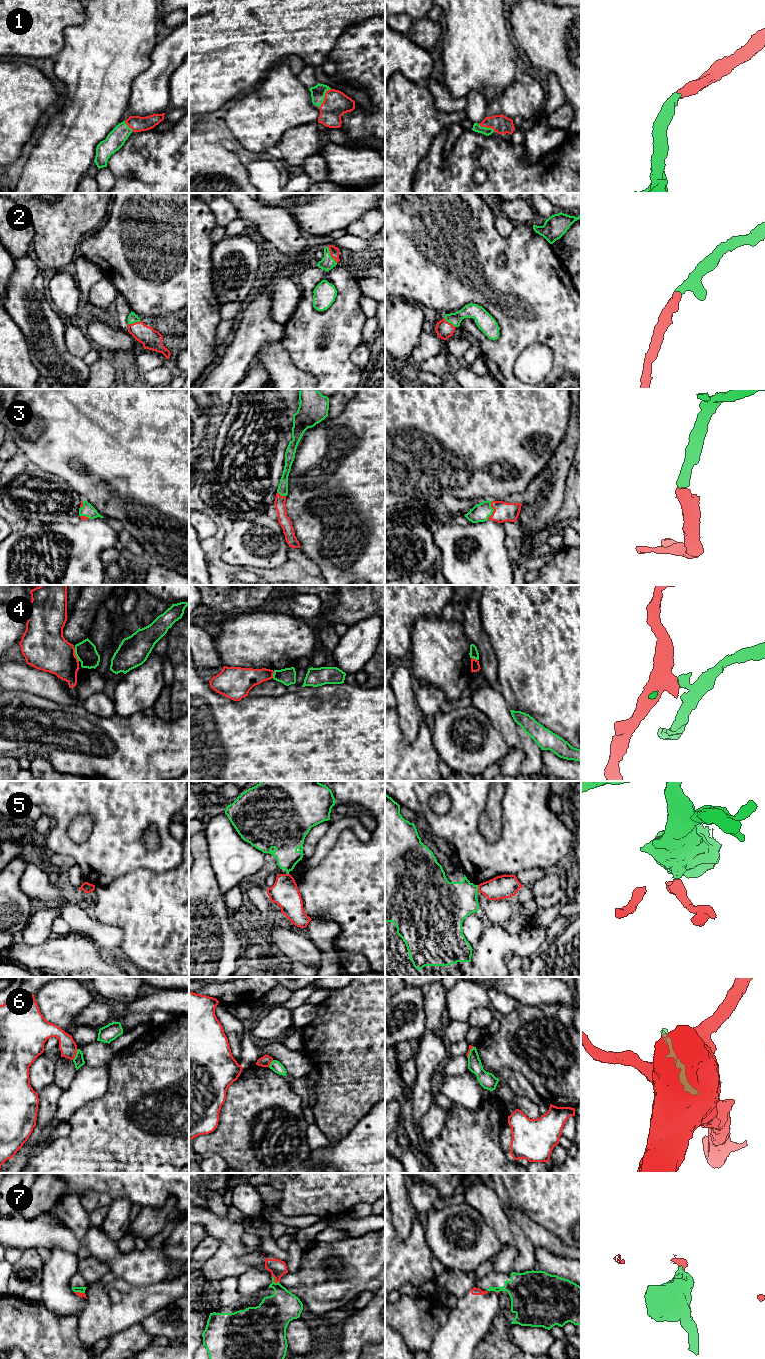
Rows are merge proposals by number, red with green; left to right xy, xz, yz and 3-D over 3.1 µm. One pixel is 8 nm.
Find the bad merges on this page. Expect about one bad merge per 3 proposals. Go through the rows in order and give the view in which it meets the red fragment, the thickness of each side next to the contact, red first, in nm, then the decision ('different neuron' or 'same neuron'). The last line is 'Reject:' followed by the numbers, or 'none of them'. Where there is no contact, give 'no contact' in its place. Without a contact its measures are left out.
1: xz | 200/110 nm | same neuron
2: xz | 80/110 nm | same neuron
3: yz | 160/140 nm | same neuron
4: xy | 360/170 nm | different neuron
5: yz | 190/340 nm | different neuron
6: xy | 140/80 nm | different neuron
7: xz | 140/280 nm | different neuron
Reject: 4, 5, 6, 7

